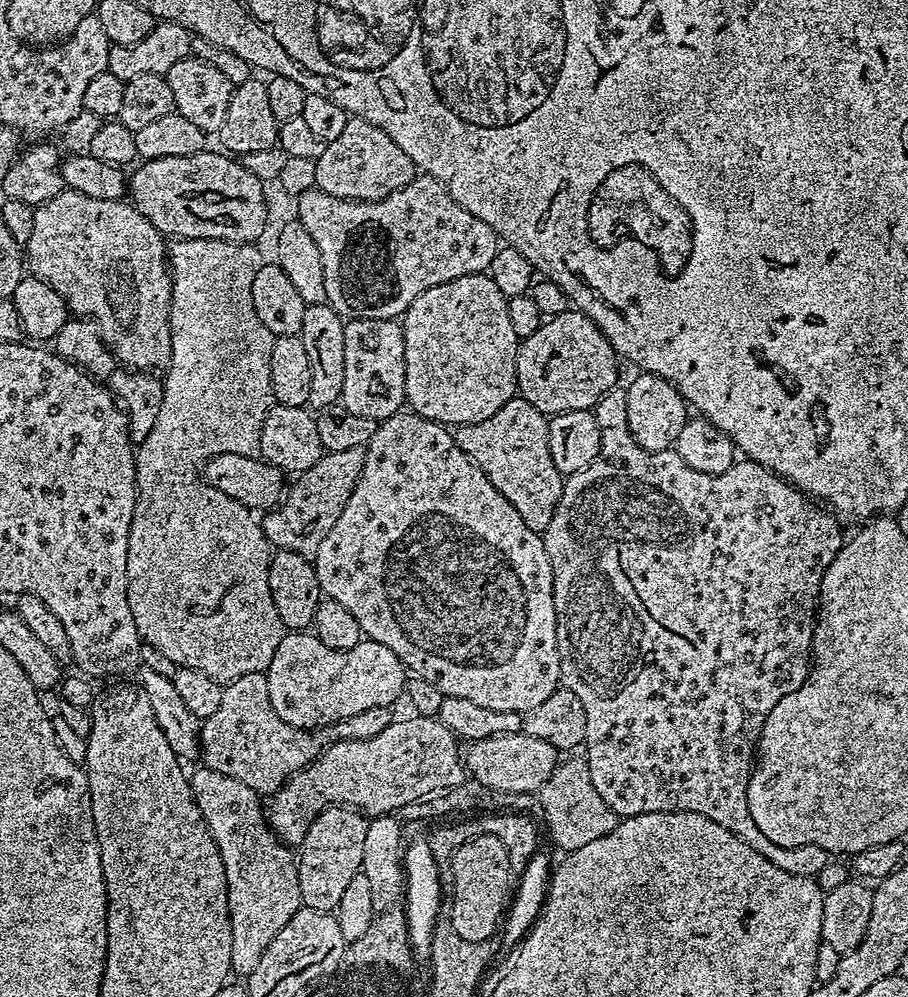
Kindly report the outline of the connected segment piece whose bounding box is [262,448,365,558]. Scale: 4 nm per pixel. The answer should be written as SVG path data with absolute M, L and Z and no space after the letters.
M364 448L325 452L322 459L310 466L310 470L299 473L293 484L291 481L280 503L263 513L262 527L269 545L276 550L290 550L294 554L315 557L318 546L322 546L326 534L330 534L334 522L338 522L346 502L350 502L354 486L358 486L364 454Z

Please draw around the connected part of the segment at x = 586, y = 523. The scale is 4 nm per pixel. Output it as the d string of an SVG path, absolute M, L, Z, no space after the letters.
M617 386L597 402L594 411L598 418L598 430L602 434L598 458L594 458L586 470L578 470L578 474L565 479L564 493L554 510L554 518L550 518L550 526L542 533L552 567L560 684L574 690L586 709L586 738L582 748L588 751L586 763L590 780L594 782L602 802L606 802L606 806L610 806L618 818L657 814L705 816L726 826L726 830L774 862L774 866L786 870L786 874L814 878L822 866L830 862L830 853L817 844L778 846L770 842L770 838L766 838L766 834L754 826L754 818L750 818L748 778L758 756L762 726L770 710L774 710L774 706L778 706L786 694L794 694L794 690L798 690L808 677L812 663L812 629L816 622L822 578L830 562L834 562L838 550L845 544L846 532L840 529L839 522L835 520L837 517L827 507L777 476L772 469L755 464L753 460L740 458L730 466L730 470L722 474L702 474L702 470L686 466L686 462L682 462L682 458L672 448L651 452L638 446L626 422L627 401L627 391Z

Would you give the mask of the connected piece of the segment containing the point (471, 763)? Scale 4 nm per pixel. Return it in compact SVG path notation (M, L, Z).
M523 730L473 740L466 748L467 775L482 786L490 786L490 790L506 790L510 794L539 793L561 760L561 753L550 742L542 742L542 738L534 738Z

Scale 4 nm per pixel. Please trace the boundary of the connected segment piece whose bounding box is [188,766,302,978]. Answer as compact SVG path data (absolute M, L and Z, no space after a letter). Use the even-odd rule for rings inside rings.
M203 766L191 769L188 785L222 854L222 866L226 866L232 931L230 962L233 973L246 978L254 974L262 954L266 954L266 946L274 942L278 930L282 930L282 926L286 926L302 906L296 869L298 860L293 849L272 831L262 797L250 790L250 786Z

